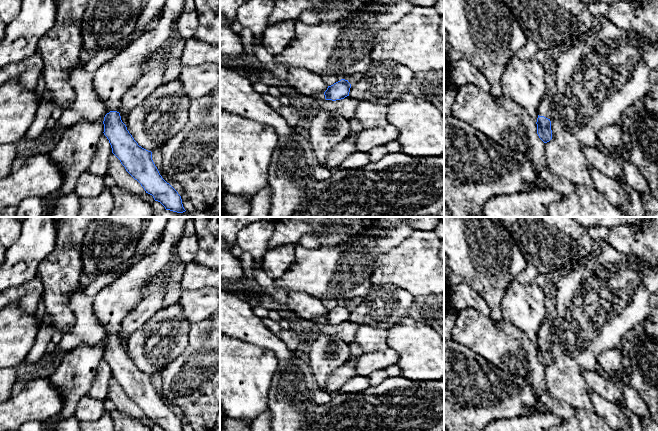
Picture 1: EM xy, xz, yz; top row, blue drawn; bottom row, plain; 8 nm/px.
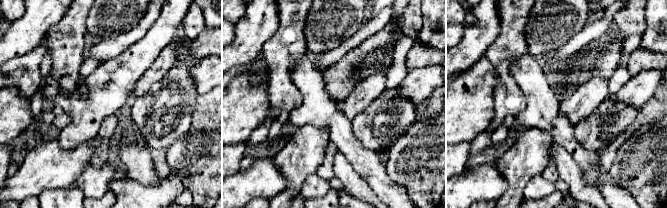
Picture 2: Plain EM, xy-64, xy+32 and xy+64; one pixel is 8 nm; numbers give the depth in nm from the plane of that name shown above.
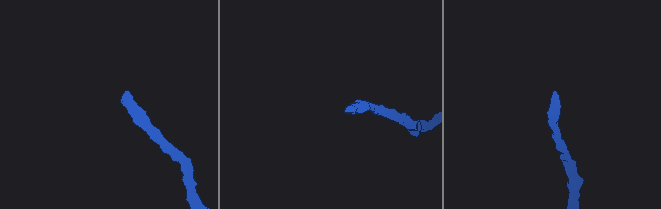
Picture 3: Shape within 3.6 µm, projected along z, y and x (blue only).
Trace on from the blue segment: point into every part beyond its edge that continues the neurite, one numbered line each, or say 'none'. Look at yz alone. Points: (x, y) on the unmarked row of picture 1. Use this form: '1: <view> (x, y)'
1: yz (545, 332)

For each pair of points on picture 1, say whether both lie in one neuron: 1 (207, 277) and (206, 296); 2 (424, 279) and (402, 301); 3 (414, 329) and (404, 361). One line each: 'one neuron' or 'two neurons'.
1: two neurons
2: two neurons
3: one neuron

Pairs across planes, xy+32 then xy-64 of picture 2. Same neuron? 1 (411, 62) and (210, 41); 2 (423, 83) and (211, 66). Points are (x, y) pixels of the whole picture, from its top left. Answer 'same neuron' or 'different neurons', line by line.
1: same neuron
2: same neuron

